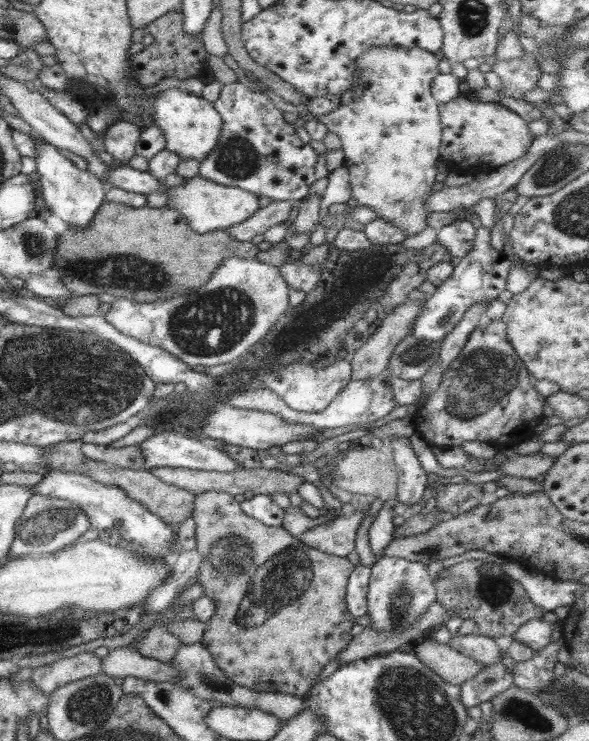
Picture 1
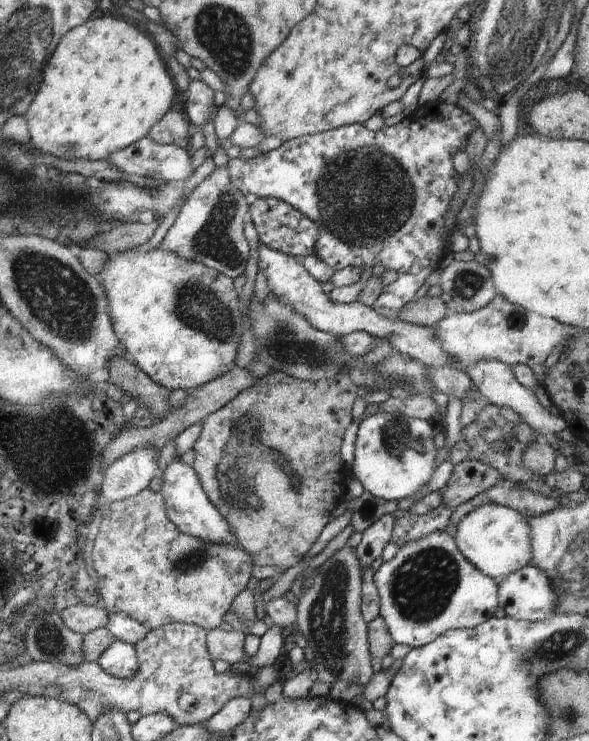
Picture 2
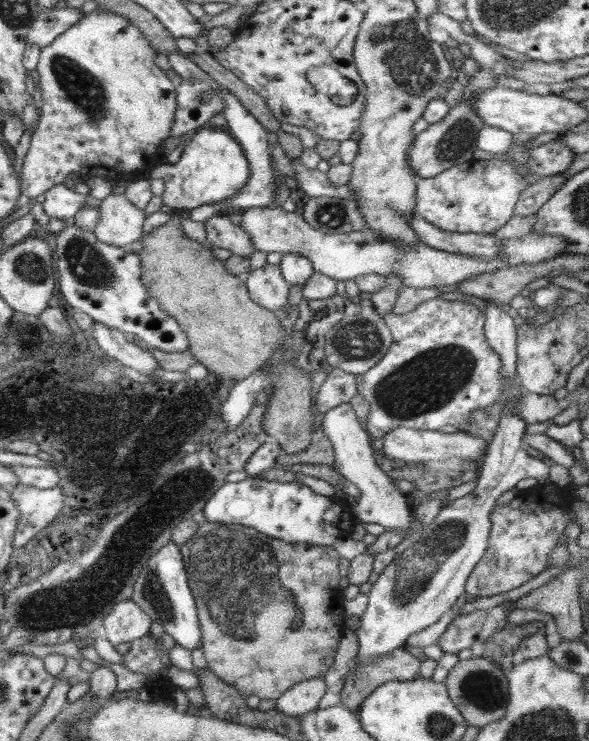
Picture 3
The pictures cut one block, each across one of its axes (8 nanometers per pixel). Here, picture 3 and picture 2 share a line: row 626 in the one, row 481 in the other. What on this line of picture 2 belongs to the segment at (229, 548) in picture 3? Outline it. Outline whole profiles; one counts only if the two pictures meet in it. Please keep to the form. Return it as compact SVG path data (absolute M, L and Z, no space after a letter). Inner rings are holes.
M272 371L257 378L248 388L240 391L227 405L220 407L220 410L216 410L202 420L202 430L193 448L195 462L191 467L197 472L200 484L210 502L228 521L237 538L237 544L252 557L254 565L278 566L284 572L294 564L301 562L305 558L307 550L320 536L322 529L329 523L330 514L353 491L350 486L346 485L349 467L346 466L340 456L340 446L342 446L346 429L353 422L352 404L361 393L361 390L348 378L347 374L339 375L334 381L313 383L294 378L282 371Z

